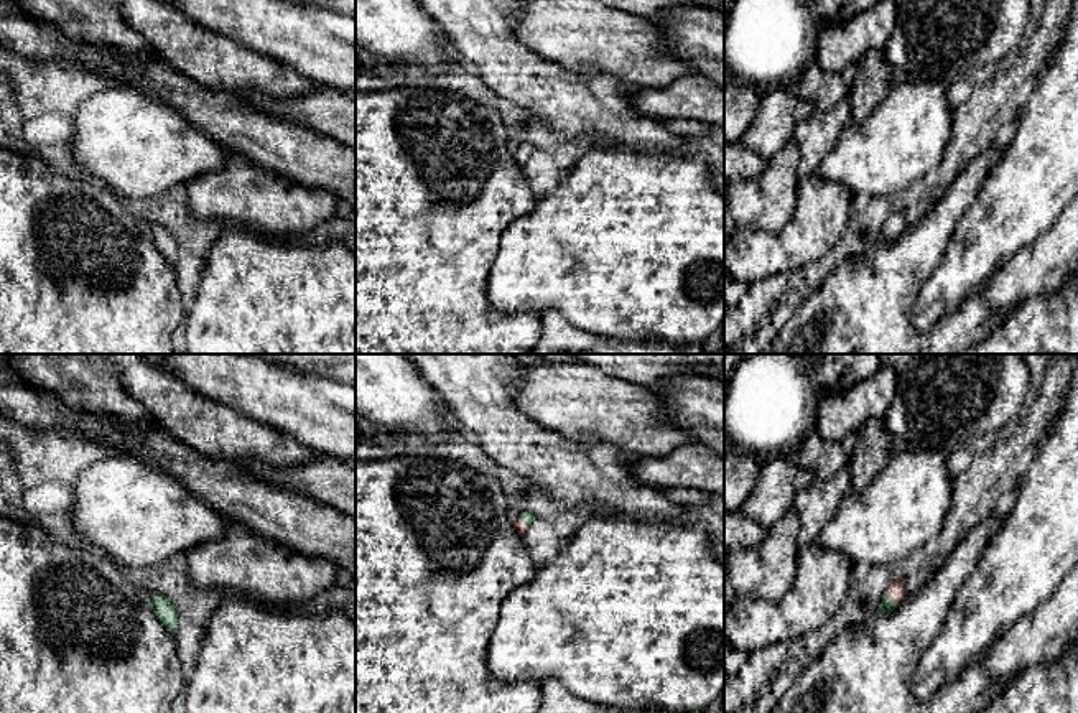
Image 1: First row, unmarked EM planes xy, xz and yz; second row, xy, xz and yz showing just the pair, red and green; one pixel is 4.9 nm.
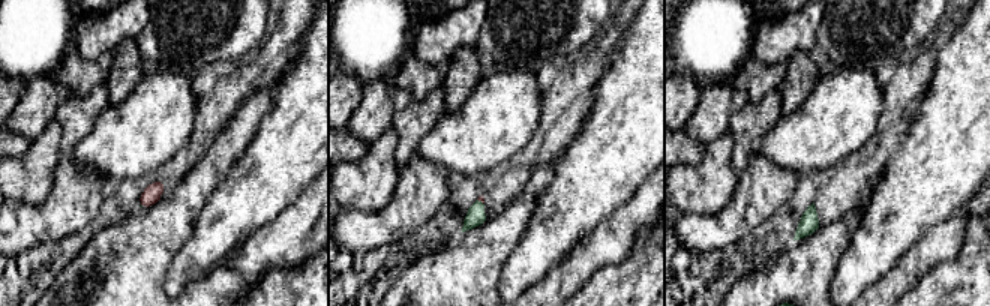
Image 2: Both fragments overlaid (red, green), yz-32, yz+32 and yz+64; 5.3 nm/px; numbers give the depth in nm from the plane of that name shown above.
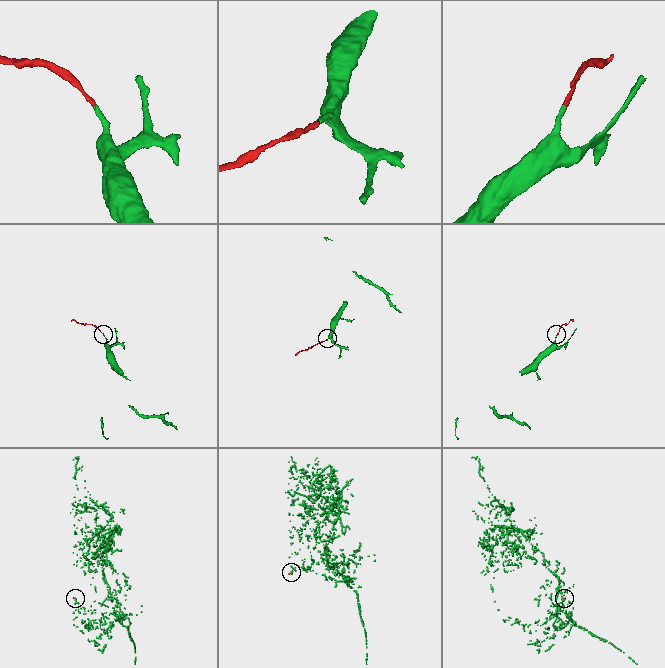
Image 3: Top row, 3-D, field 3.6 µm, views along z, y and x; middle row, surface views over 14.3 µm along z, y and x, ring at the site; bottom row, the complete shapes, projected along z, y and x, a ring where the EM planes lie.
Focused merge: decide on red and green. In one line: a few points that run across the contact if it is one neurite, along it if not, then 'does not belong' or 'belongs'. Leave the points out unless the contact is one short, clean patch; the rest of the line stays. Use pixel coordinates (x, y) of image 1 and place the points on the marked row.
line yz (896, 588), (892, 596), (889, 603); belongs

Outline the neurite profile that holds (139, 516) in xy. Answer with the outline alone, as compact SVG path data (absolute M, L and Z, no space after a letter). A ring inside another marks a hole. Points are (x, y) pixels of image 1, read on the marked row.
M114 453L94 463L72 484L69 520L81 542L128 568L179 563L189 550L222 537L230 527L178 479L127 453Z

